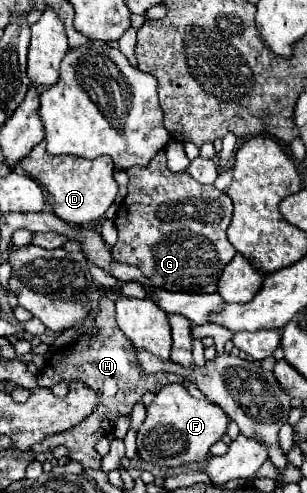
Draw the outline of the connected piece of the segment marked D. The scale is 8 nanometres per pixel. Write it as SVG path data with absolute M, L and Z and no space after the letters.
M42 141L36 145L28 157L20 161L20 167L34 177L38 183L42 183L48 191L48 203L52 205L54 215L68 223L76 225L88 225L92 221L98 221L104 217L108 207L114 203L118 185L114 181L114 163L110 157L102 155L96 159L84 159L76 155L48 155L46 153L46 143Z

